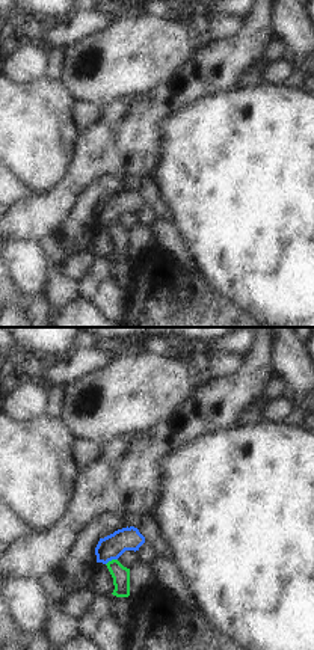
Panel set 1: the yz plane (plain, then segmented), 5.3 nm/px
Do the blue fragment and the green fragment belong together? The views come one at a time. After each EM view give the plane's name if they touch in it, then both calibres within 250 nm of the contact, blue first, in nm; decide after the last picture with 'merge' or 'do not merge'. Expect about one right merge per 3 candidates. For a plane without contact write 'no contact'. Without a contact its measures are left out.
contact in yz; calibres 130 and 100 nm

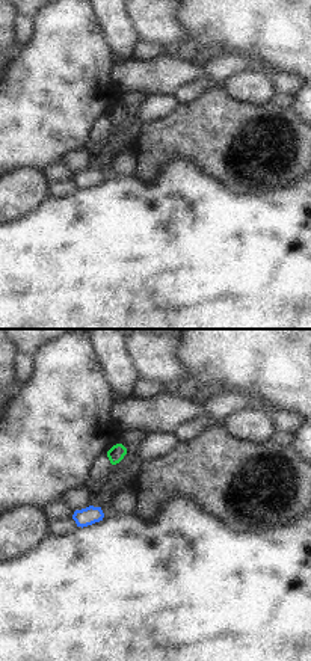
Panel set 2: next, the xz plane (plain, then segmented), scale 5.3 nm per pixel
no contact

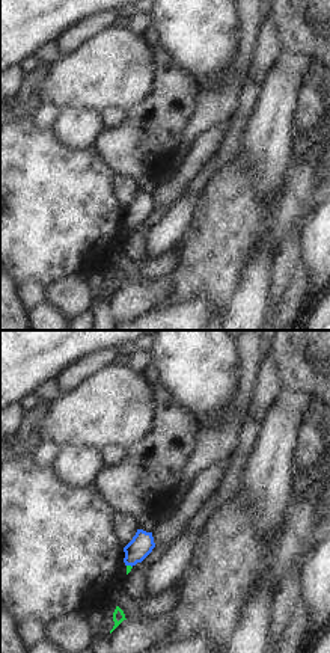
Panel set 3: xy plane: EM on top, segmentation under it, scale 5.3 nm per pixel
contact in xy; calibres 120 and 30 nm

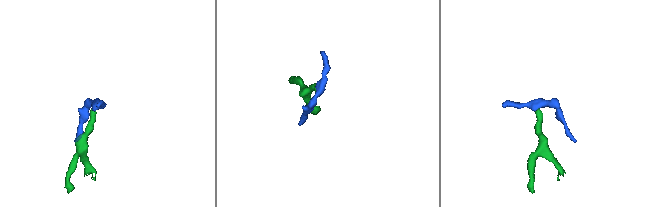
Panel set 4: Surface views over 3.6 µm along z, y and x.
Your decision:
do not merge

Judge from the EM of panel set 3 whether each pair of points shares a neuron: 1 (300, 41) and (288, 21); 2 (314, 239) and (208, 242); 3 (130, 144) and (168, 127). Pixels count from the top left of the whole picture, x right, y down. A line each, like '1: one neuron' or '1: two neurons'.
1: one neuron
2: two neurons
3: one neuron

